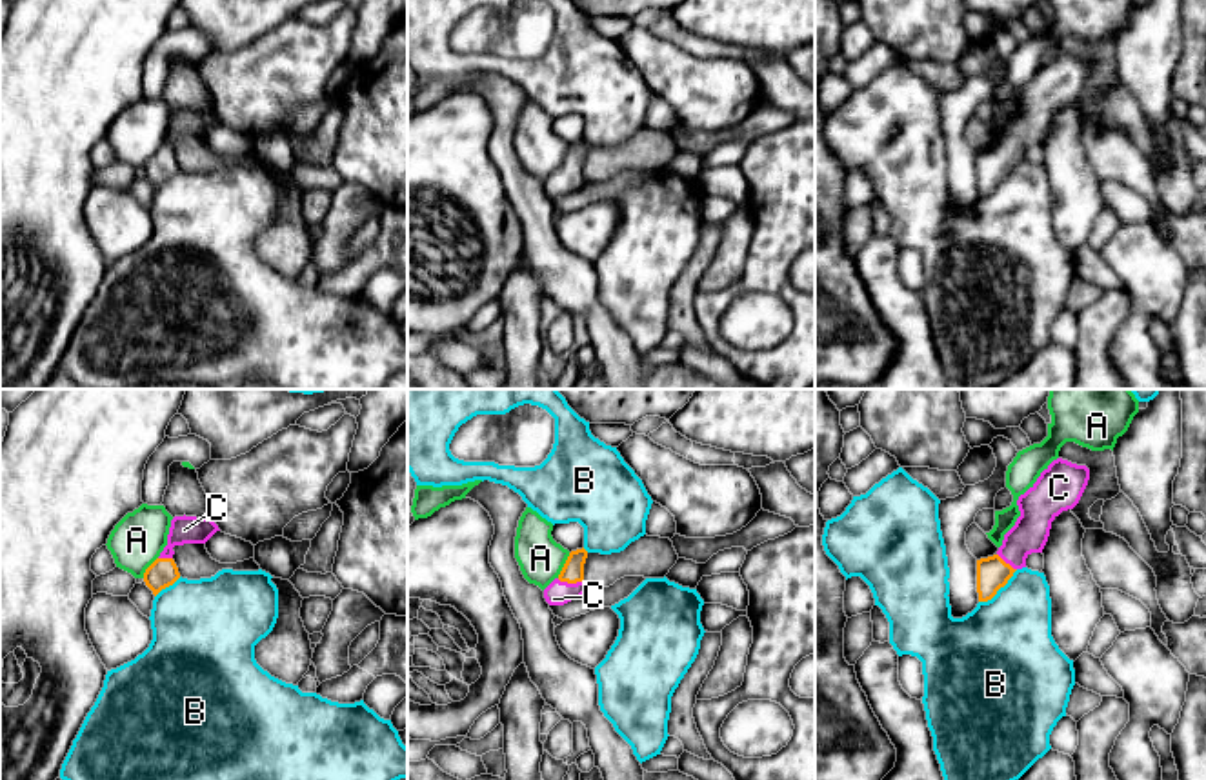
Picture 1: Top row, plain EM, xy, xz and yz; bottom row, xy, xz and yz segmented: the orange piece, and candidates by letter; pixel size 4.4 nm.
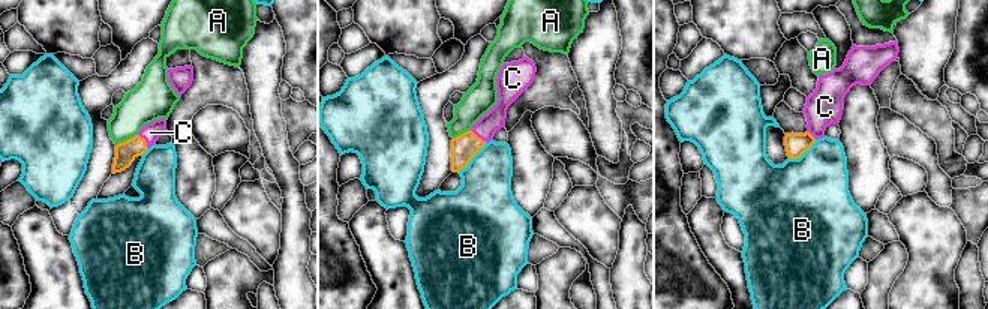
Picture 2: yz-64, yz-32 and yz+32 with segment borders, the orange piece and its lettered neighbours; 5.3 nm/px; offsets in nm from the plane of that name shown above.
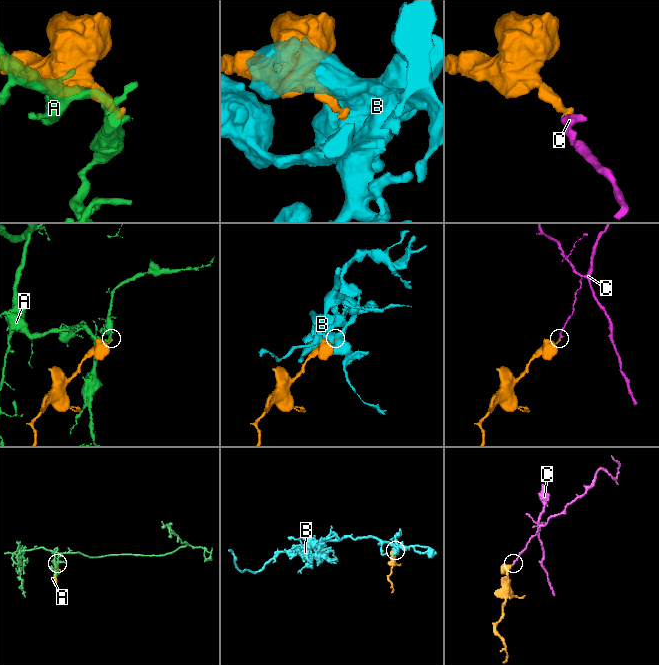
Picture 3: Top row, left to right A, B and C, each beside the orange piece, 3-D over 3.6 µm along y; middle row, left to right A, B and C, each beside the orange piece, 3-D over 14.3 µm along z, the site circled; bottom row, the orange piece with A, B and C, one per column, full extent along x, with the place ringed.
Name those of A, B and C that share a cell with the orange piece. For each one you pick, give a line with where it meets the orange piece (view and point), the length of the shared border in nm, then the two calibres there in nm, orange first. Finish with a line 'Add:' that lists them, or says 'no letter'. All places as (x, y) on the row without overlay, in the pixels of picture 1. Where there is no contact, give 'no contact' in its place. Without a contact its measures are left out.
C: contact xz (570, 175); length 120 nm; calibres 100 and 110 nm
Add: C

